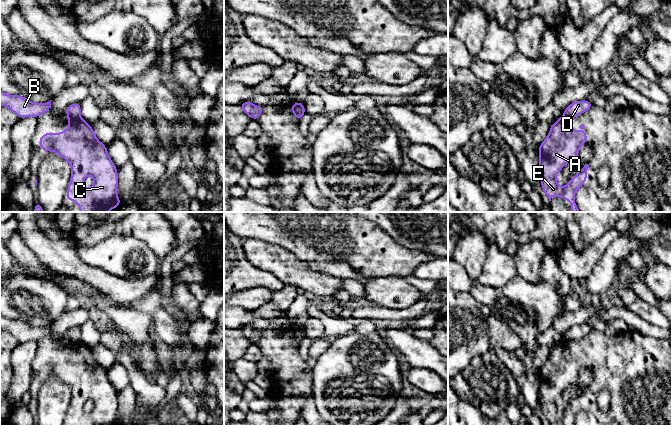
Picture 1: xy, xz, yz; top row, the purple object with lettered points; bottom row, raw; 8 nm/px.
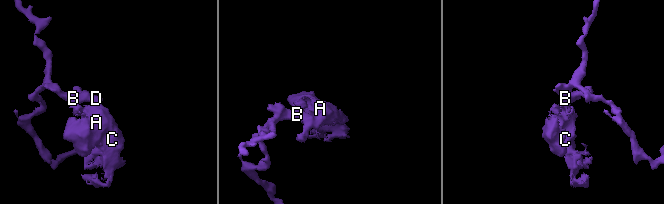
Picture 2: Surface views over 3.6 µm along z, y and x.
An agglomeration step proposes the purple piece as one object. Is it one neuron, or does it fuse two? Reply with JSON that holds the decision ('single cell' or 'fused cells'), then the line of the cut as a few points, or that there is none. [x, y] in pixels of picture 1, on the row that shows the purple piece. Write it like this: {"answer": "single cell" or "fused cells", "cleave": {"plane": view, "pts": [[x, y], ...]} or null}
{"answer": "fused cells", "cleave": {"plane": "xy", "pts": [[68, 115], [79, 118]]}}

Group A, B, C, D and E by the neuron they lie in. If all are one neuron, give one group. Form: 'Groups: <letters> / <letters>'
Groups: A C E / B D

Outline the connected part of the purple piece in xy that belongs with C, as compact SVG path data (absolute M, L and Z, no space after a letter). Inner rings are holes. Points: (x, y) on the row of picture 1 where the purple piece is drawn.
M68 116L68 130L60 133L51 134L49 131L39 136L40 151L53 151L68 161L71 165L71 179L67 188L66 200L77 201L80 212L108 212L110 209L120 207L121 201L117 195L117 186L119 182L117 167L108 155L107 146L101 143L91 125L82 118ZM88 175L94 177L94 185L86 189L83 185L84 178Z

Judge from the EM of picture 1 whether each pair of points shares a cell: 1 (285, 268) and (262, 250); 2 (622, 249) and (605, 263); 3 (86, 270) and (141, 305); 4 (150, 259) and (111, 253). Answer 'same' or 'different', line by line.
1: same
2: same
3: different
4: same

